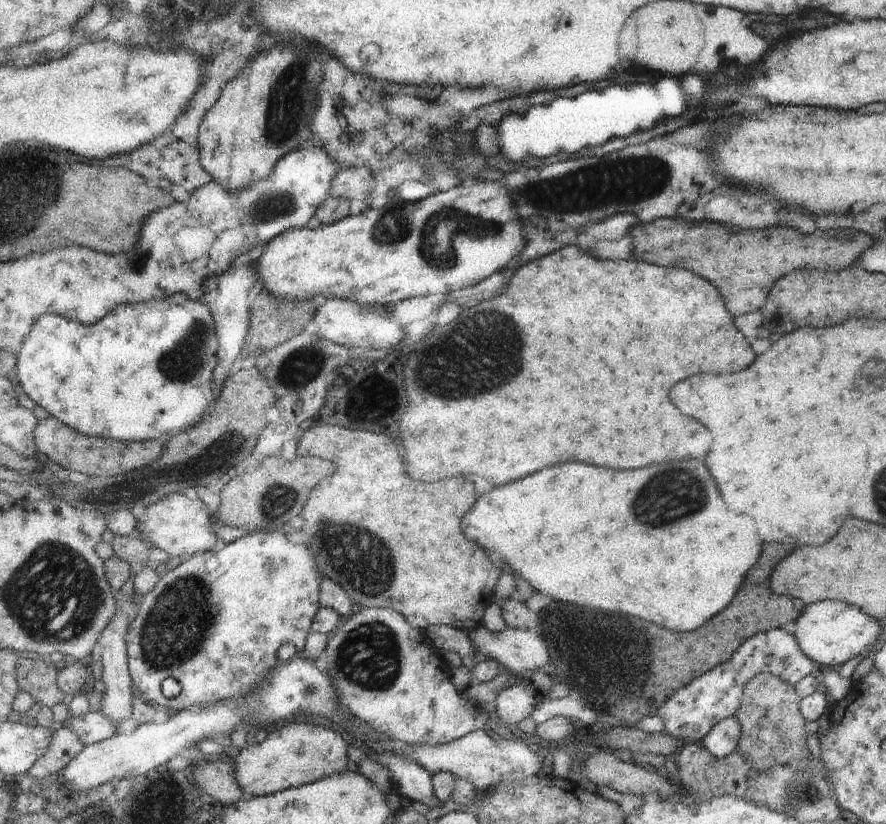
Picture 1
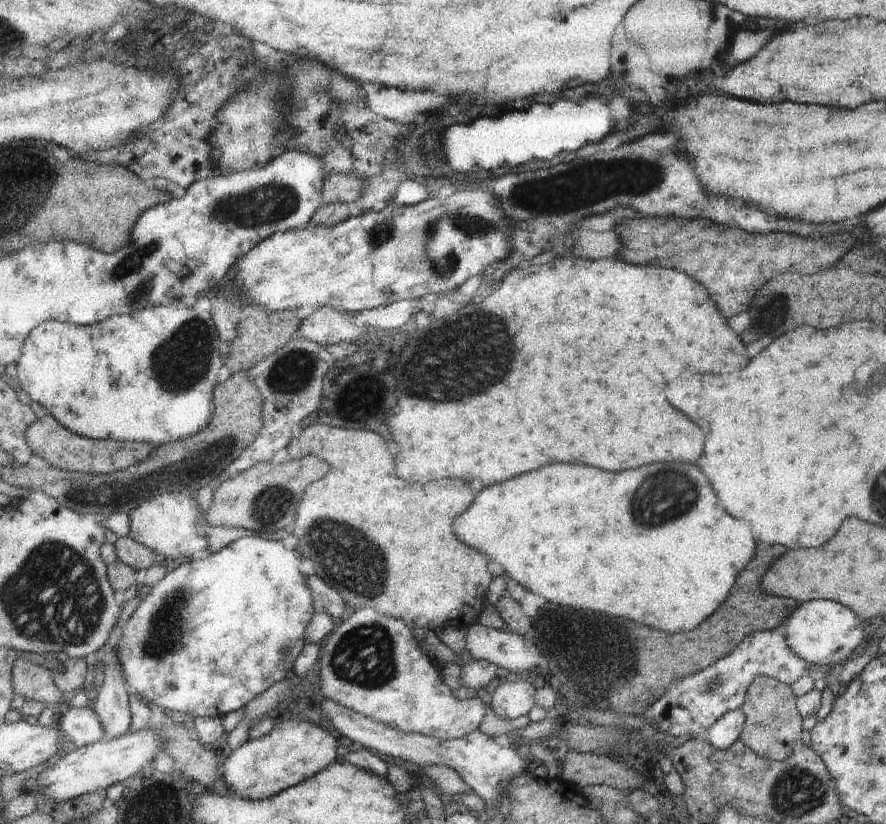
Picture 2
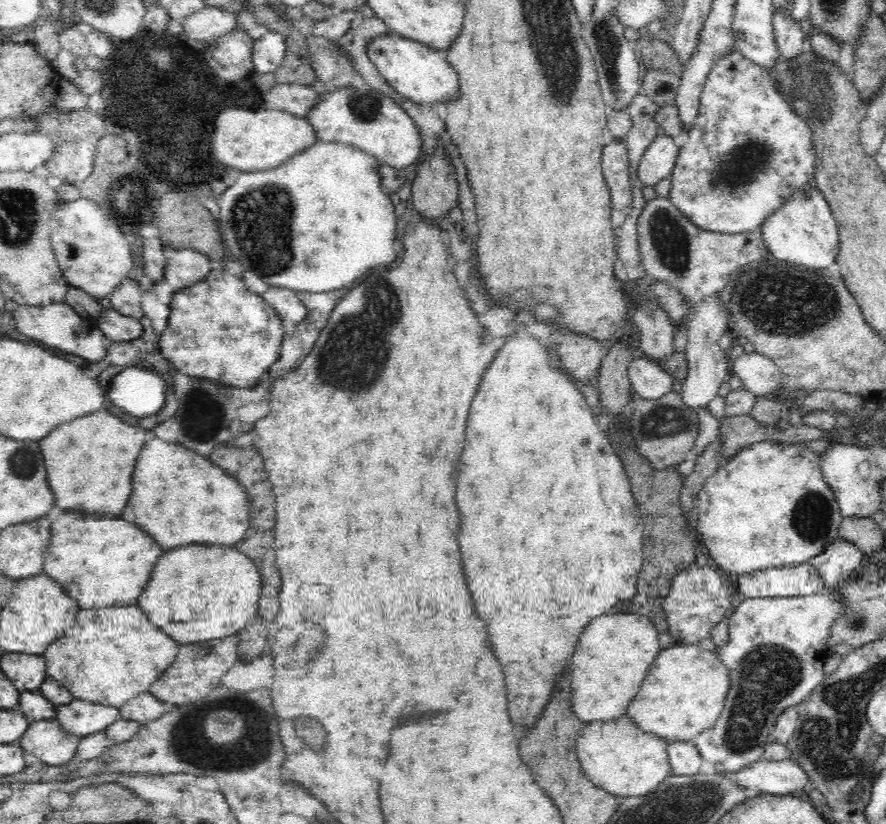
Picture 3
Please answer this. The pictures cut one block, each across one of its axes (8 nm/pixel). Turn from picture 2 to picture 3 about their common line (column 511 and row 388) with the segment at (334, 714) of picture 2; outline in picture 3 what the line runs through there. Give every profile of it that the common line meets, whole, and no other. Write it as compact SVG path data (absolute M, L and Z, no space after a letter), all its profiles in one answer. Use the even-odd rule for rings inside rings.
M753 351L733 361L733 372L742 379L744 388L754 397L760 399L764 394L780 388L783 375L779 374L778 366L772 359Z

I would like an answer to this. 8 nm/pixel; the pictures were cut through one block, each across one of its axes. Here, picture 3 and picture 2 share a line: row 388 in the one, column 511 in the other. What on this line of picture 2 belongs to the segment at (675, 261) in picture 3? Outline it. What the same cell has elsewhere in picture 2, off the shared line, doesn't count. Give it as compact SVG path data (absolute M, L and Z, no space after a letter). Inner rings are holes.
M502 682L493 686L491 707L497 716L504 719L518 719L527 716L535 706L537 689L531 682Z

